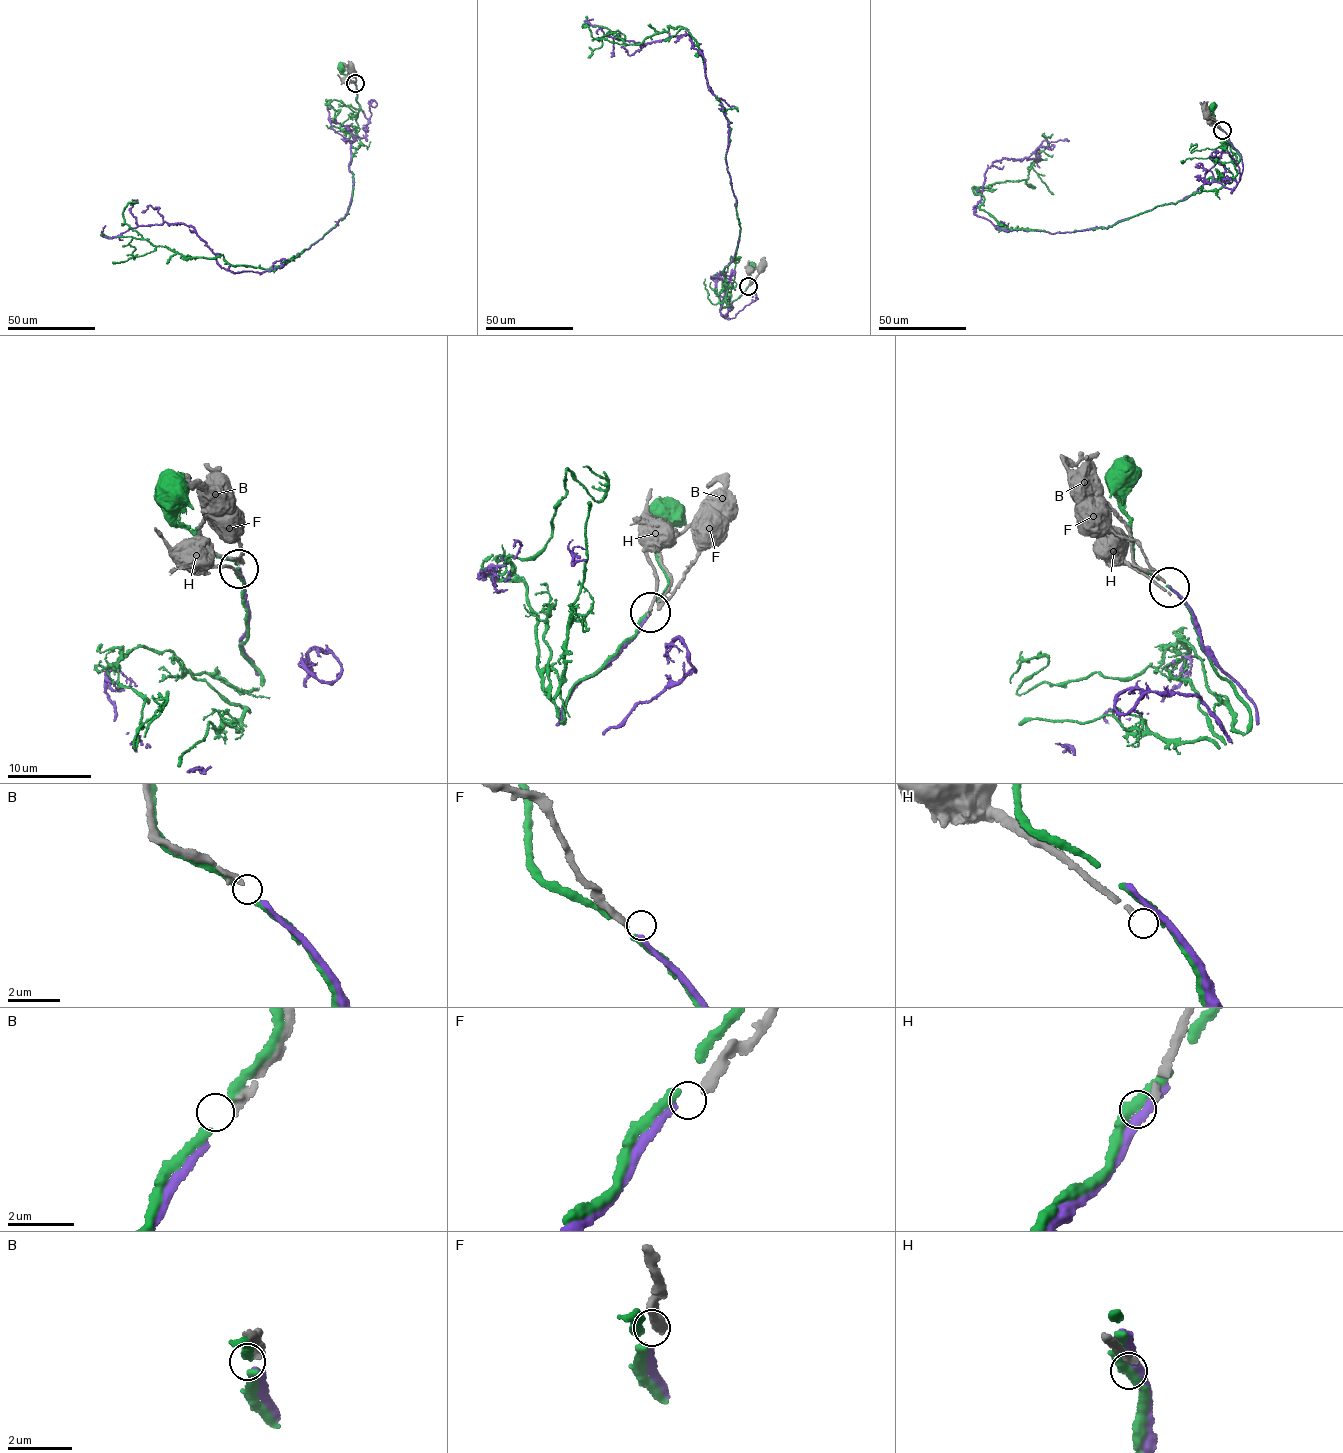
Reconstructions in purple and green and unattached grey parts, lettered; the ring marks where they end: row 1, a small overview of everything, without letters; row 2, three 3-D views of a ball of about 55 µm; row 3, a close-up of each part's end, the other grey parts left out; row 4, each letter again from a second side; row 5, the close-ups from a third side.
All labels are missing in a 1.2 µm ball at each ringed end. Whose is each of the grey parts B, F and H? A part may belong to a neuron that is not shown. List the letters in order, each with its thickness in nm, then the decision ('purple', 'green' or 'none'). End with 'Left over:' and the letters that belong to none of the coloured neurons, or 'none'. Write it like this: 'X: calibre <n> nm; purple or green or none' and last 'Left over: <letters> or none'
B: calibre 260 nm; purple
F: calibre 300 nm; none
H: calibre 160 nm; none
Left over: F, H

